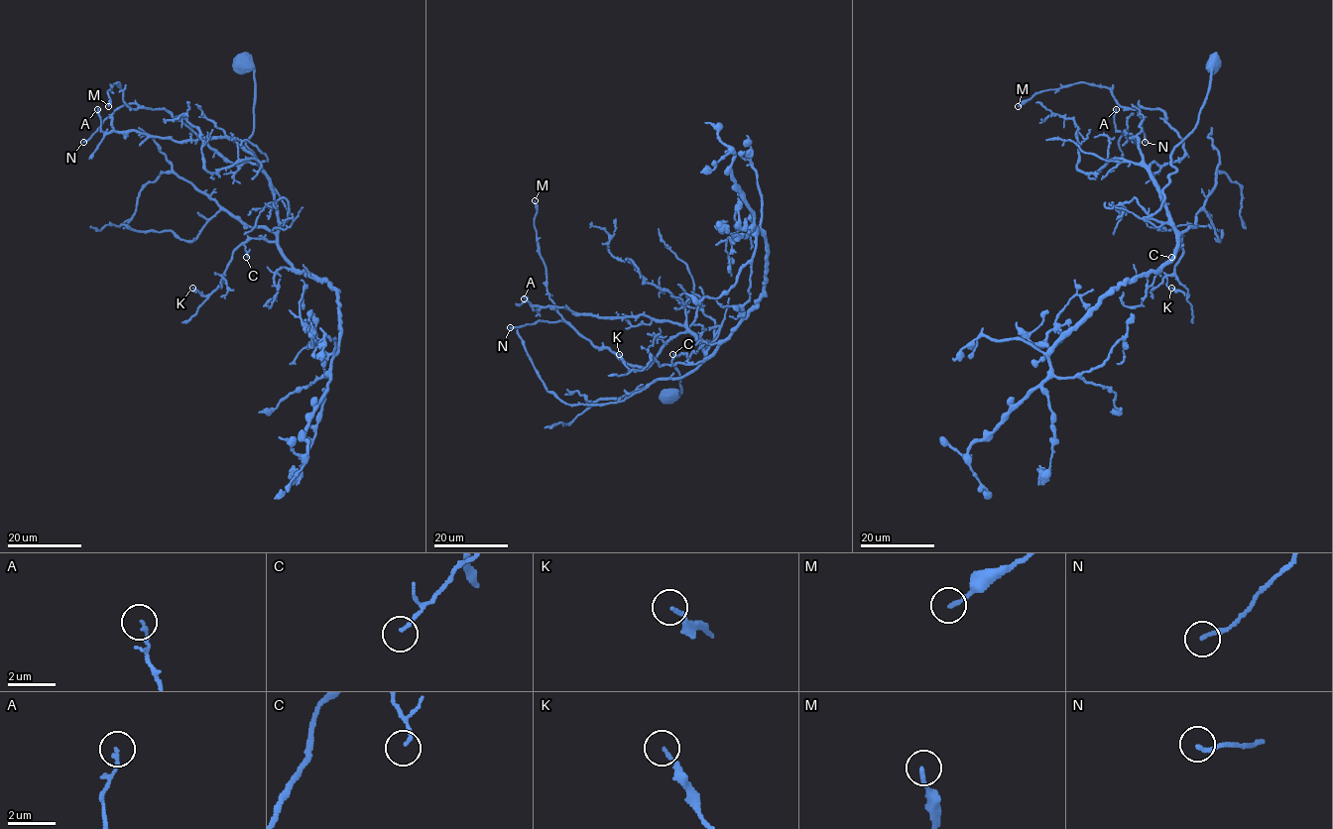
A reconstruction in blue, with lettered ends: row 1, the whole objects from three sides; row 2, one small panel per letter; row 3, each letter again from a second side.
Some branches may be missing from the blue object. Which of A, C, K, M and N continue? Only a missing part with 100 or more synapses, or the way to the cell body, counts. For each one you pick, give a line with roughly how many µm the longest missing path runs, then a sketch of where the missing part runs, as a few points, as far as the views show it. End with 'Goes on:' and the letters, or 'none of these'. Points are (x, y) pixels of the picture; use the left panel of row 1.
Goes on: none of these

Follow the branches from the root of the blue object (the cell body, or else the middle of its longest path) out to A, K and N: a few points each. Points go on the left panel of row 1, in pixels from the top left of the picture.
A: (242, 65), (255, 82), (245, 145), (292, 214), (285, 222), (265, 172), (234, 142), (103, 133), (97, 109)
K: (242, 65), (255, 82), (254, 130), (245, 145), (292, 216), (274, 241), (243, 242), (209, 294), (192, 288)
N: (242, 65), (255, 82), (245, 145), (285, 222), (259, 166), (225, 161), (166, 109), (122, 105), (83, 142)

